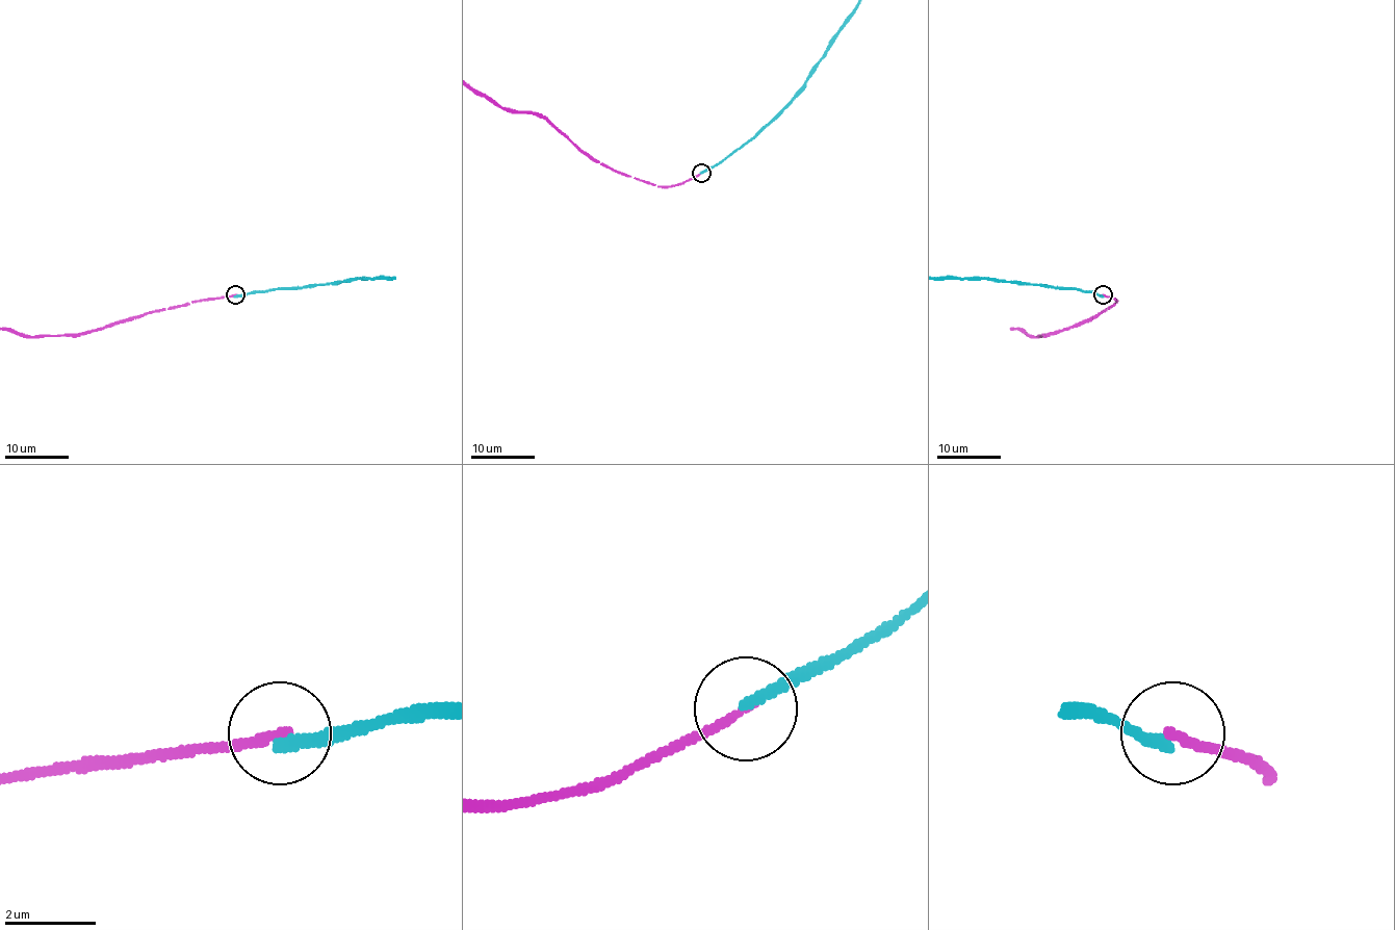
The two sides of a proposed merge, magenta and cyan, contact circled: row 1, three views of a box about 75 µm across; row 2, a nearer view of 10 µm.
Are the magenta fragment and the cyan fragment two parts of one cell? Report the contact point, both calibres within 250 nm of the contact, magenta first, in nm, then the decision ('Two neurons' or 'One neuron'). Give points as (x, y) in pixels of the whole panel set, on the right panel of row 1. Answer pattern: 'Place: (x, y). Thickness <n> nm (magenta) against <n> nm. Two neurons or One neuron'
Place: (1103, 294). Thickness 200 nm (magenta) against 240 nm. Two neurons

